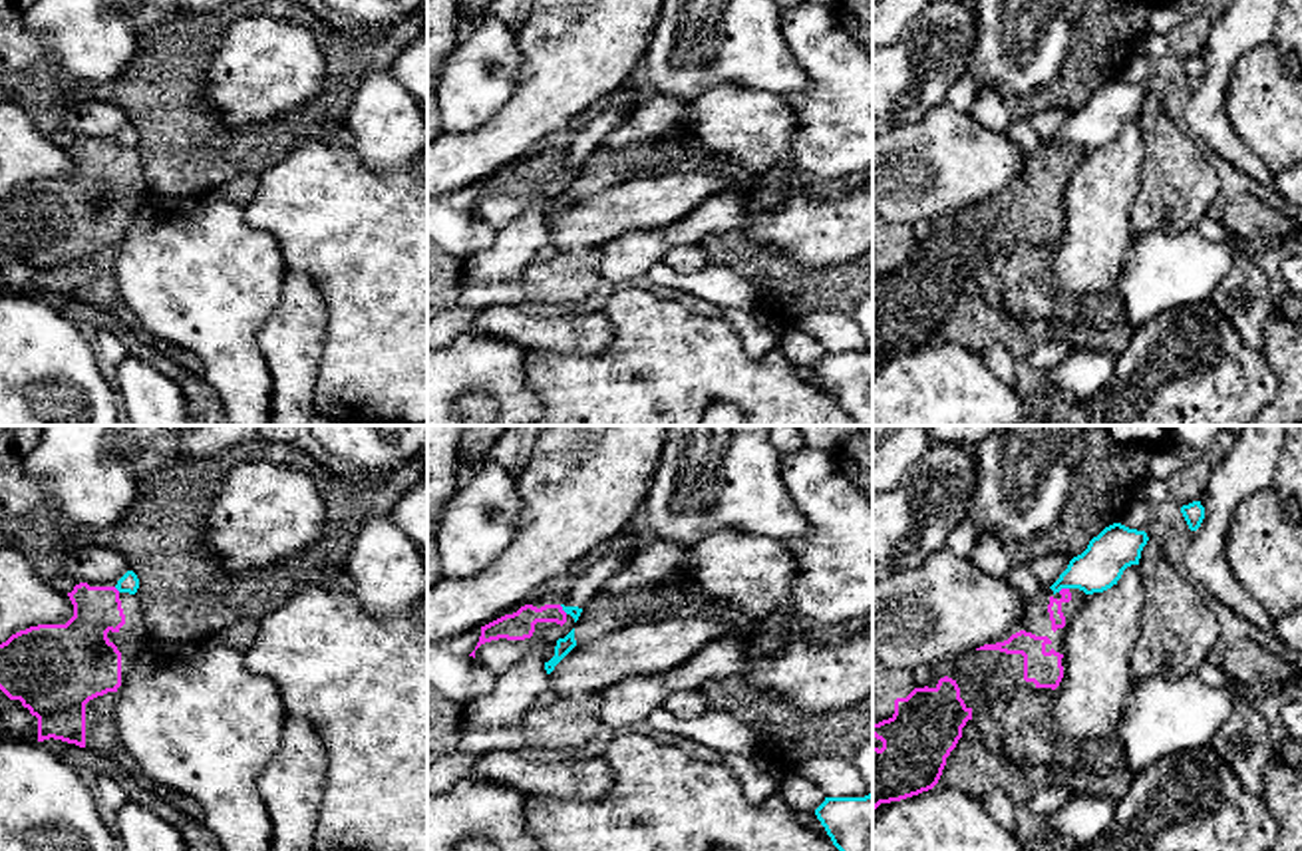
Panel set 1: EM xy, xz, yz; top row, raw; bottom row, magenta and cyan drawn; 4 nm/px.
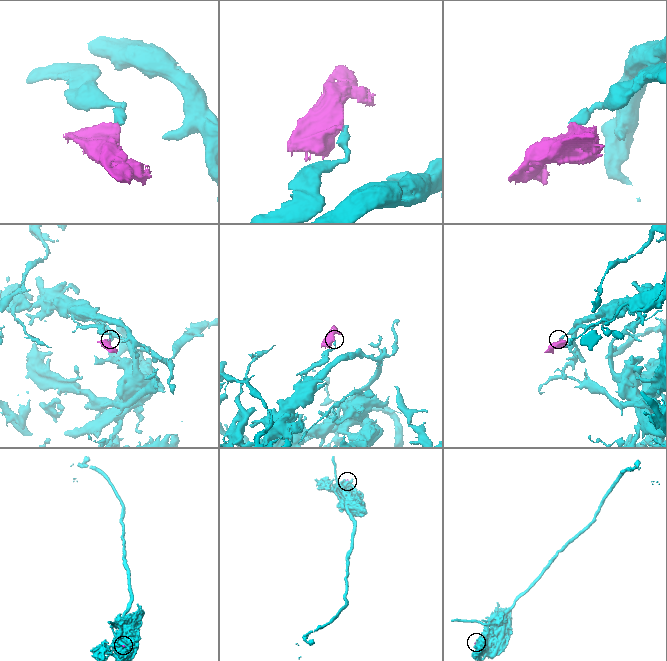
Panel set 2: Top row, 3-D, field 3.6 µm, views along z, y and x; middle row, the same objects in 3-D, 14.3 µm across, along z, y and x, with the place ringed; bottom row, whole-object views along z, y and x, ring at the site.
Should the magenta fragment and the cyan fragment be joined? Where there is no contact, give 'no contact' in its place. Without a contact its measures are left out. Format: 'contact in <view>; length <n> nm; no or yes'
contact in yz; length 50 nm; no

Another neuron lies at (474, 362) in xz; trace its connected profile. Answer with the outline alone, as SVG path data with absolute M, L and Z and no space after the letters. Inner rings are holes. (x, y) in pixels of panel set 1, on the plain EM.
M463 332L449 346L427 348L427 426L463 426L455 402L467 392L485 392L499 408L495 426L531 426L543 406L523 372L525 348L507 338Z

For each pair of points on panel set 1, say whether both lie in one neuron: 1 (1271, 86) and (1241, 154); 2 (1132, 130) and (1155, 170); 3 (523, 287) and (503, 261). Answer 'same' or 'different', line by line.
1: different
2: different
3: different

